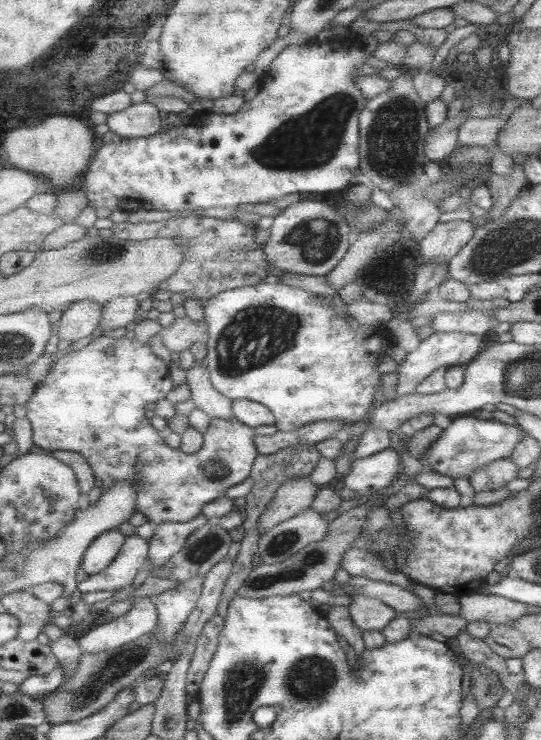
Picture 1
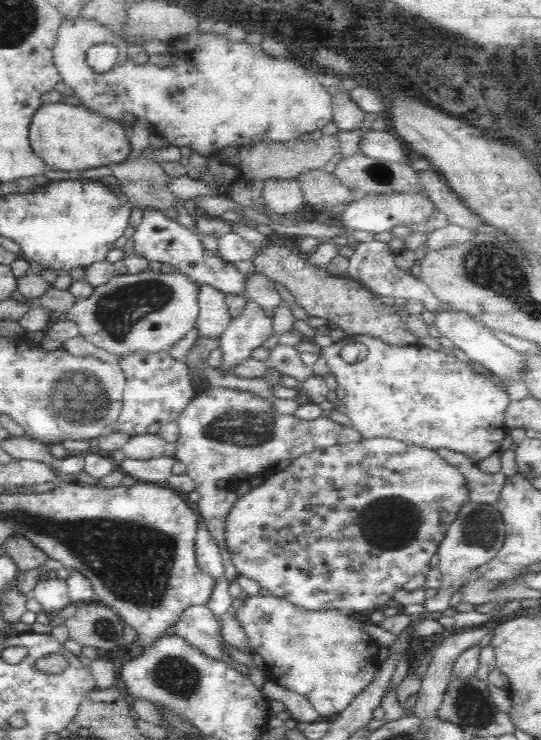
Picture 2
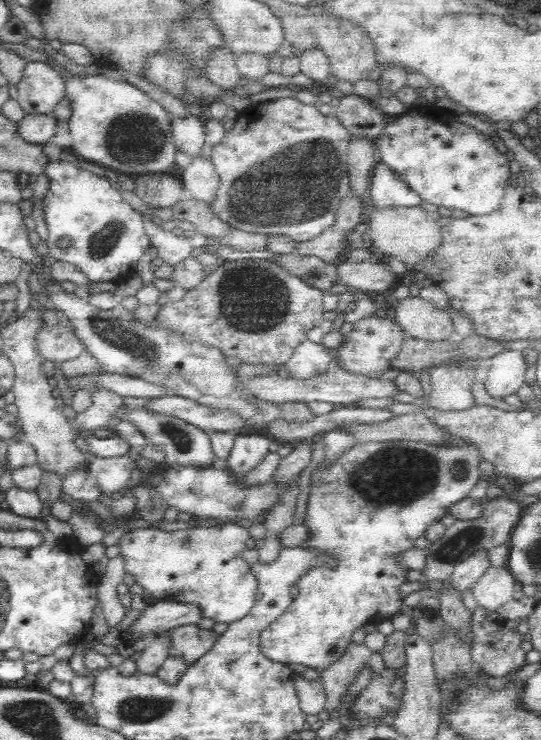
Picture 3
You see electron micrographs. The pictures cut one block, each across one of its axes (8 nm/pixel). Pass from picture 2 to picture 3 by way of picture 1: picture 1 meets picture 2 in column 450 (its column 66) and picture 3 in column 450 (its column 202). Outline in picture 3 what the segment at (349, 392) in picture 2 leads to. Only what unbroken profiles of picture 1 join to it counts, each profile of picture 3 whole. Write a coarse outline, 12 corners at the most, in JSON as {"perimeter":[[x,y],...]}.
{"perimeter":[[461,436],[354,445],[314,473],[304,547],[336,555],[261,633],[324,670],[400,613],[395,557],[479,480]]}

